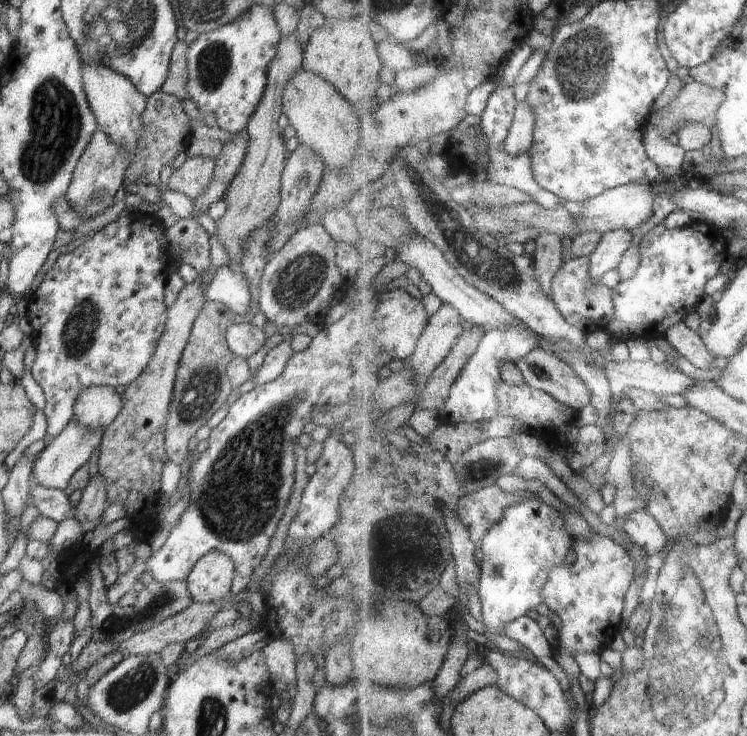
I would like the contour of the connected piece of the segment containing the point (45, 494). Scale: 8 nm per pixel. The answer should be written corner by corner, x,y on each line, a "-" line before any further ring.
32,481
29,494
32,495
34,506
46,518
59,520
61,518
75,516
68,496
60,489
44,488
42,484
37,484

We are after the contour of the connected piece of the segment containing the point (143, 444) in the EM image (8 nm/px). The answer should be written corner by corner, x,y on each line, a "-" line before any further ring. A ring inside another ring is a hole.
210,264
208,270
199,272
200,276
191,283
185,283
174,300
174,304
167,307
166,326
150,358
148,366
142,374
135,378
121,395
122,410
116,420
106,426
99,444
99,459
97,467
99,474
106,482
106,496
108,506
113,502
124,504
126,516
131,519
133,528
144,532
146,537
142,540
151,541
151,535
156,531
157,523
153,520
156,516
156,504
160,500
168,500
161,491
161,476
164,464
169,458
165,451
165,426
168,418
168,408
172,402
172,388
174,378
178,372
178,364
182,352
188,344
192,325
206,304
205,288
217,268

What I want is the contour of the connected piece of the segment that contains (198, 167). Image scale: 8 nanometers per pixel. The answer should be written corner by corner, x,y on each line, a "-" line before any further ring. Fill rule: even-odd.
196,156
196,158
187,158
186,162
173,170
168,181
170,190
178,190
194,202
198,196
202,196
214,176
216,170
216,160

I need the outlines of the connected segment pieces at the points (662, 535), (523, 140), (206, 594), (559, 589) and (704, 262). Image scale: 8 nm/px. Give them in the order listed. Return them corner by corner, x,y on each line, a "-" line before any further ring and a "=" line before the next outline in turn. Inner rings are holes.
648,508
637,510
628,516
628,520
626,520
626,532
650,556
664,552
670,539
667,532
662,528
662,523
656,516
650,514
=
528,102
519,103
514,124
505,140
503,149
514,156
520,156
522,152
530,153
535,143
536,125
534,108
=
212,551
205,554
192,567
186,580
187,590
196,602
216,602
228,596
234,580
234,562
222,554
=
594,531
594,538
581,538
576,546
578,562
574,568
558,568
556,574
550,576
542,596
553,611
562,634
562,645
571,654
576,652
595,652
602,654
610,648
616,636
623,631
623,613
629,590
637,576
636,563
629,549
613,538
602,536
=
703,219
683,229
667,229
663,234
650,231
646,235
634,234
632,246
640,246
642,268
636,278
612,289
616,306
611,332
617,340
646,338
650,342
666,337
675,324
686,320
692,312
700,310
706,300
710,282
722,274
722,266
730,262
730,242
726,230

